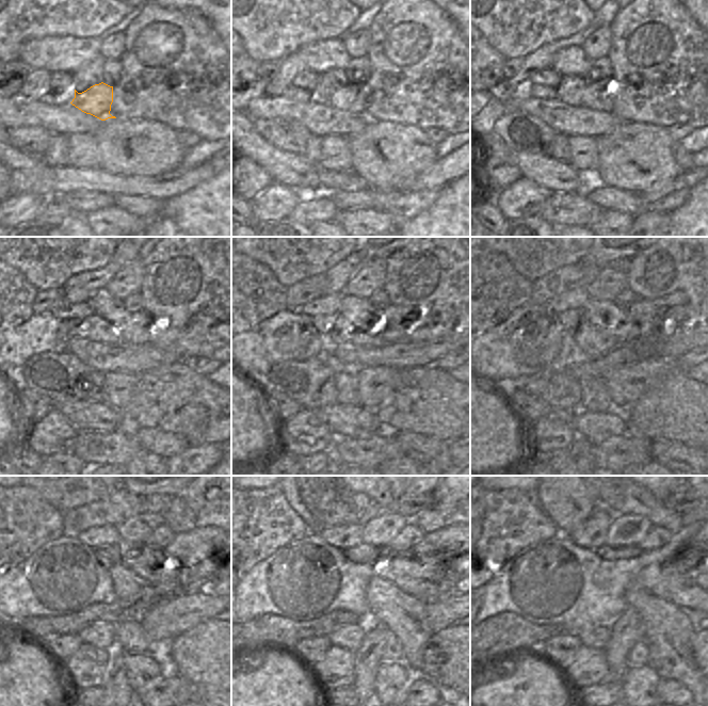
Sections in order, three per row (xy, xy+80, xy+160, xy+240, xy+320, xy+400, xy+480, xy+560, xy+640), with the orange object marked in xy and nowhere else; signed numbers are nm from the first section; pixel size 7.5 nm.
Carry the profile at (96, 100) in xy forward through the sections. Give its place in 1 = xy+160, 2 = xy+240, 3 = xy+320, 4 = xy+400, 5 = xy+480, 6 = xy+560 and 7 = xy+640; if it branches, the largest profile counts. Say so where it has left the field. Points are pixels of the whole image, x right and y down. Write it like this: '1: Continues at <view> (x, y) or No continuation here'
1: Continues at xy+160 (600, 95)
2: Continues at xy+240 (131, 332)
3: Continues at xy+320 (400, 317)
4: Continues at xy+400 (648, 314)
5: Continues at xy+480 (189, 548)
6: Continues at xy+560 (444, 545)
7: Continues at xy+640 (687, 545).

